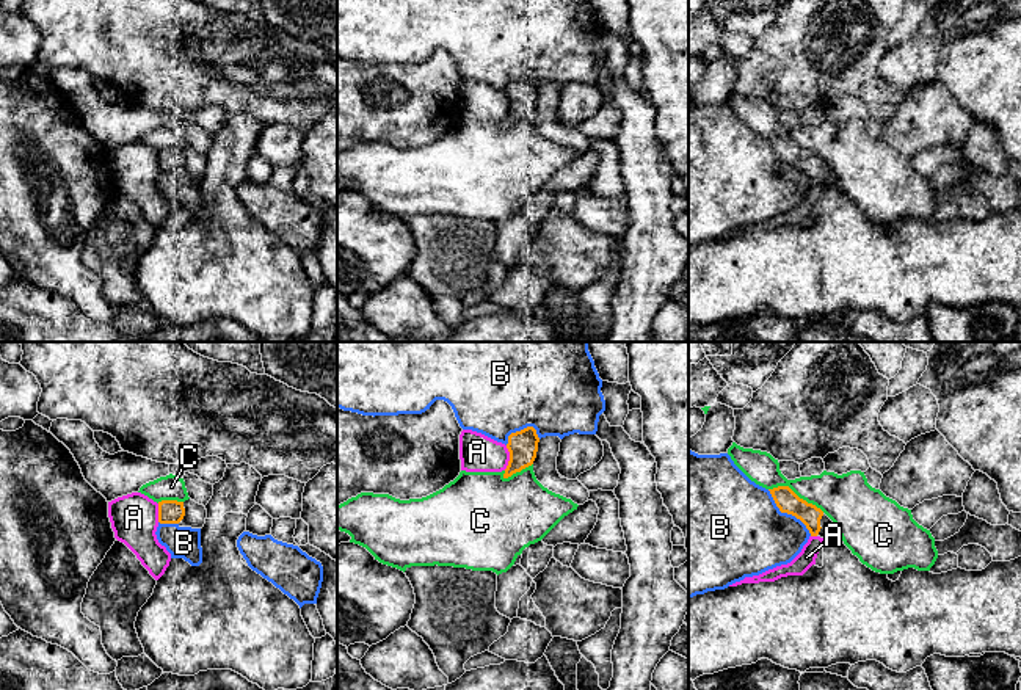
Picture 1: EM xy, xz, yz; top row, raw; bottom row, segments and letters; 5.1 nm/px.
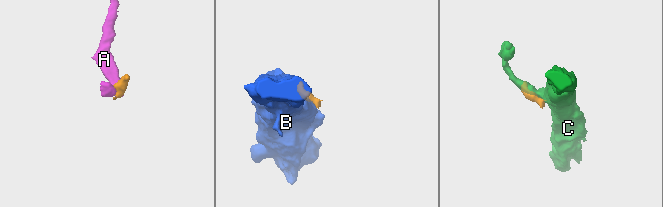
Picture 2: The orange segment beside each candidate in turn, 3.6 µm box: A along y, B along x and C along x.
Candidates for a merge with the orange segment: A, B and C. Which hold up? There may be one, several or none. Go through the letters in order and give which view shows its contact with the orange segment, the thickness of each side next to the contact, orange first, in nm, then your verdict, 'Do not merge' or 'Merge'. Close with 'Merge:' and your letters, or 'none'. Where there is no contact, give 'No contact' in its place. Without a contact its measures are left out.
A: Touches orange in xz. Thickness 160 nm (orange) against 190 nm. Do not merge
B: Touches orange in yz. Thickness 110 nm (orange) against 440 nm. Do not merge
C: Touches orange in yz. Thickness 110 nm (orange) against 240 nm. Do not merge
Merge: none

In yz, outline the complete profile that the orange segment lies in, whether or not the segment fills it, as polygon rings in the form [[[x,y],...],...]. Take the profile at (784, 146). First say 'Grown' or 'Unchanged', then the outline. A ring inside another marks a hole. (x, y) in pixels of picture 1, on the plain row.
Grown. [[[778,135],[768,140],[779,160],[800,168],[811,185],[844,191],[834,171],[820,157],[800,147],[789,135]]]

